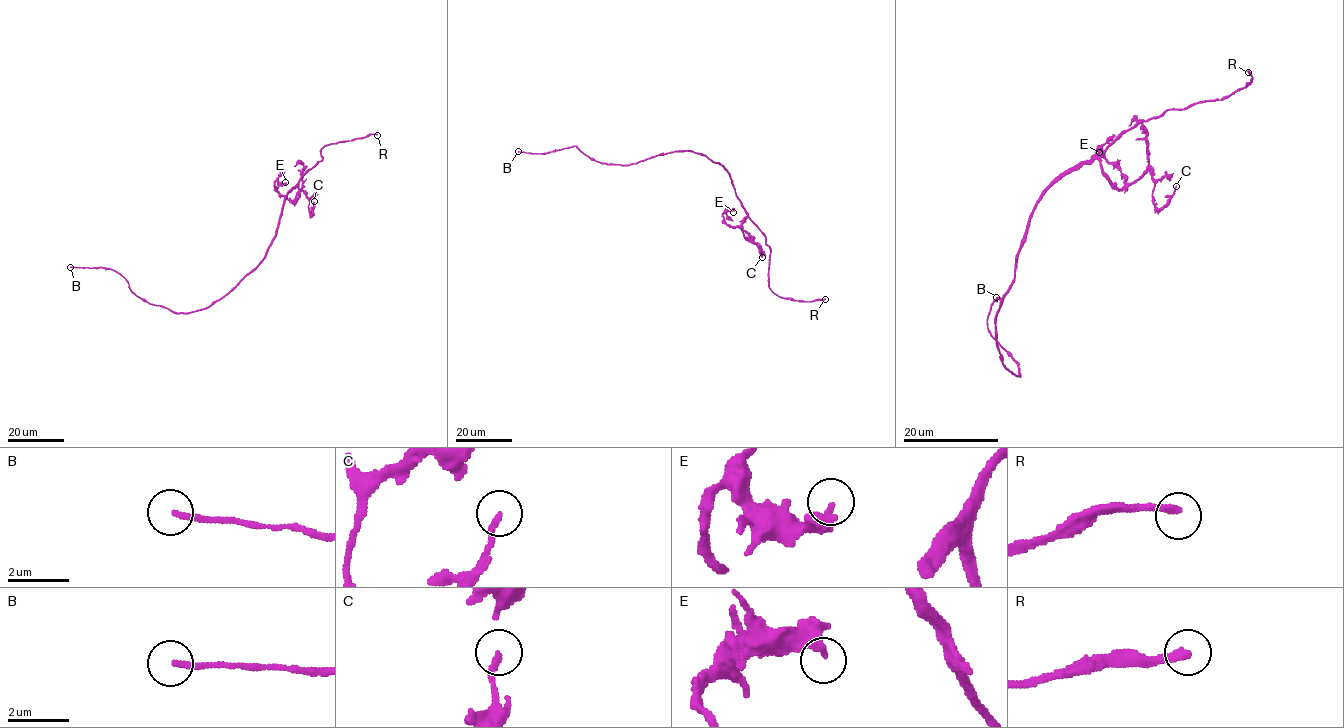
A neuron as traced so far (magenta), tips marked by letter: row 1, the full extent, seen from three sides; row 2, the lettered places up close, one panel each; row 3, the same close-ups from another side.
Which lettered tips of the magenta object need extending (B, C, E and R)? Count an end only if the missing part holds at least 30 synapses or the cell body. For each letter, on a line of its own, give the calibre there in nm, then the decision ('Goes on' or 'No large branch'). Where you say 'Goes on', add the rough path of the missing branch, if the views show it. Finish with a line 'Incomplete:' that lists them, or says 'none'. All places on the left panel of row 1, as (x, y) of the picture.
B: Thickness 180 nm. No large branch
C: Thickness 170 nm. No large branch
E: Thickness 220 nm. No large branch
R: Thickness 240 nm. Goes on. Course of what is missing: (377, 135), (427, 126), (436, 135), (436, 149), (427, 162), (409, 152), (432, 167)
Incomplete: R

